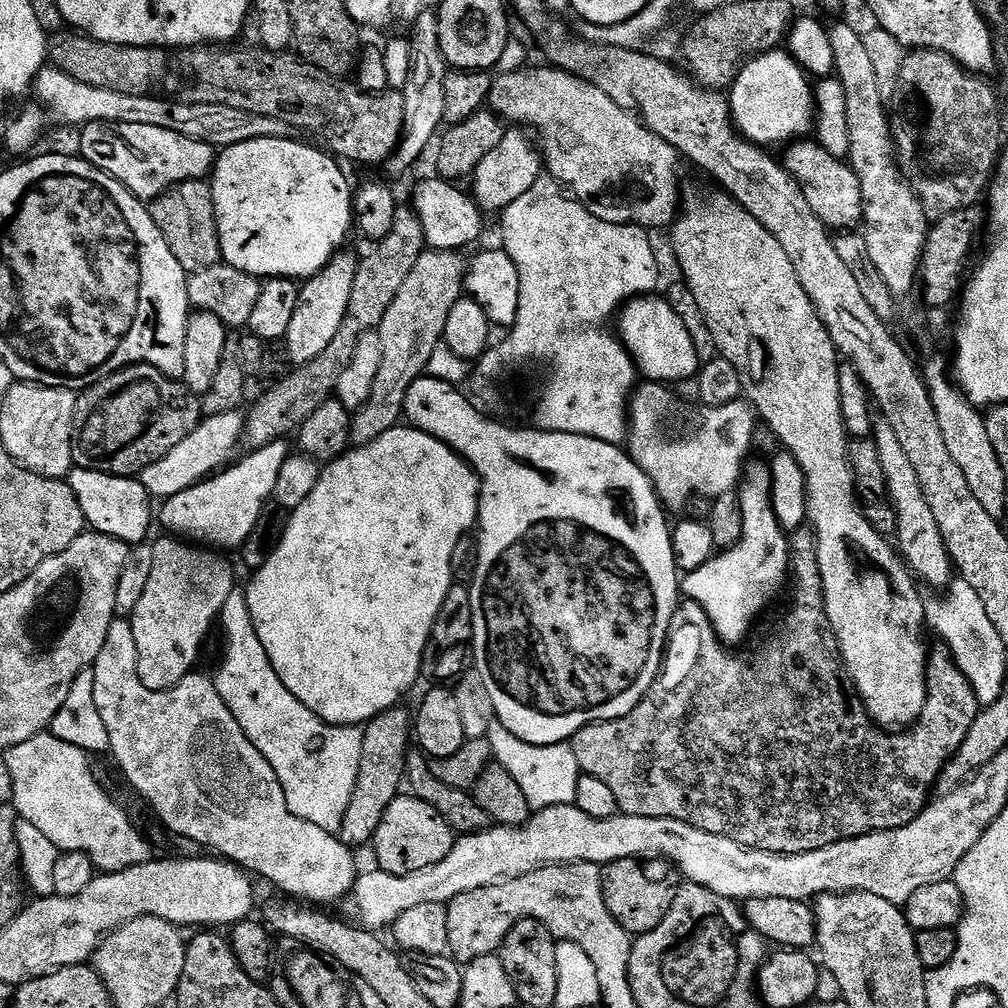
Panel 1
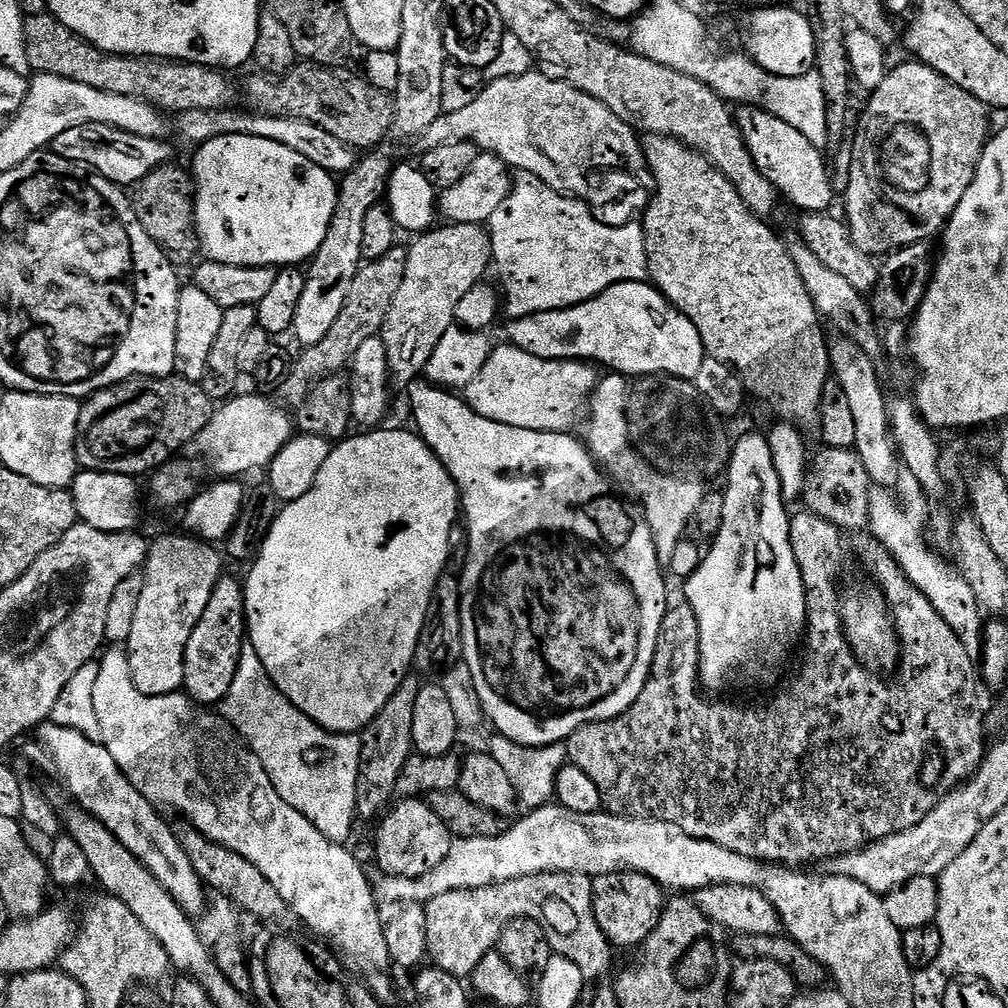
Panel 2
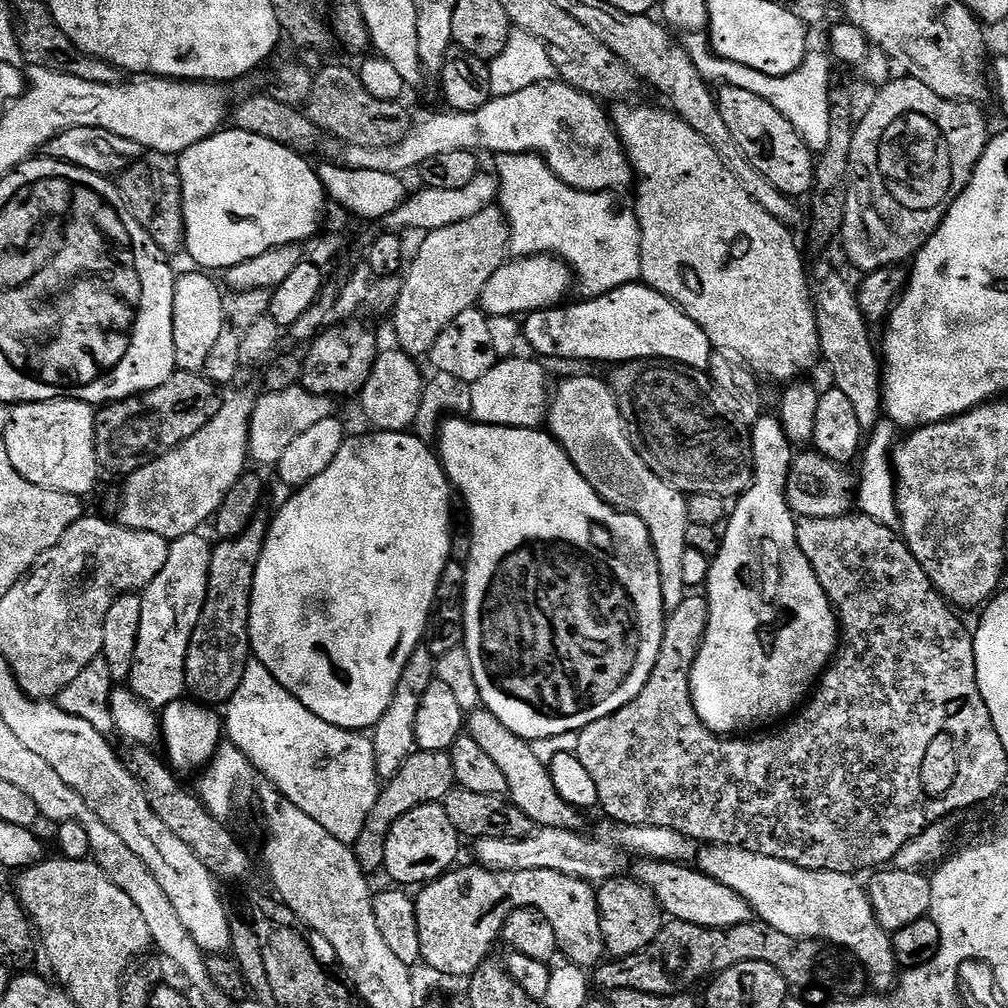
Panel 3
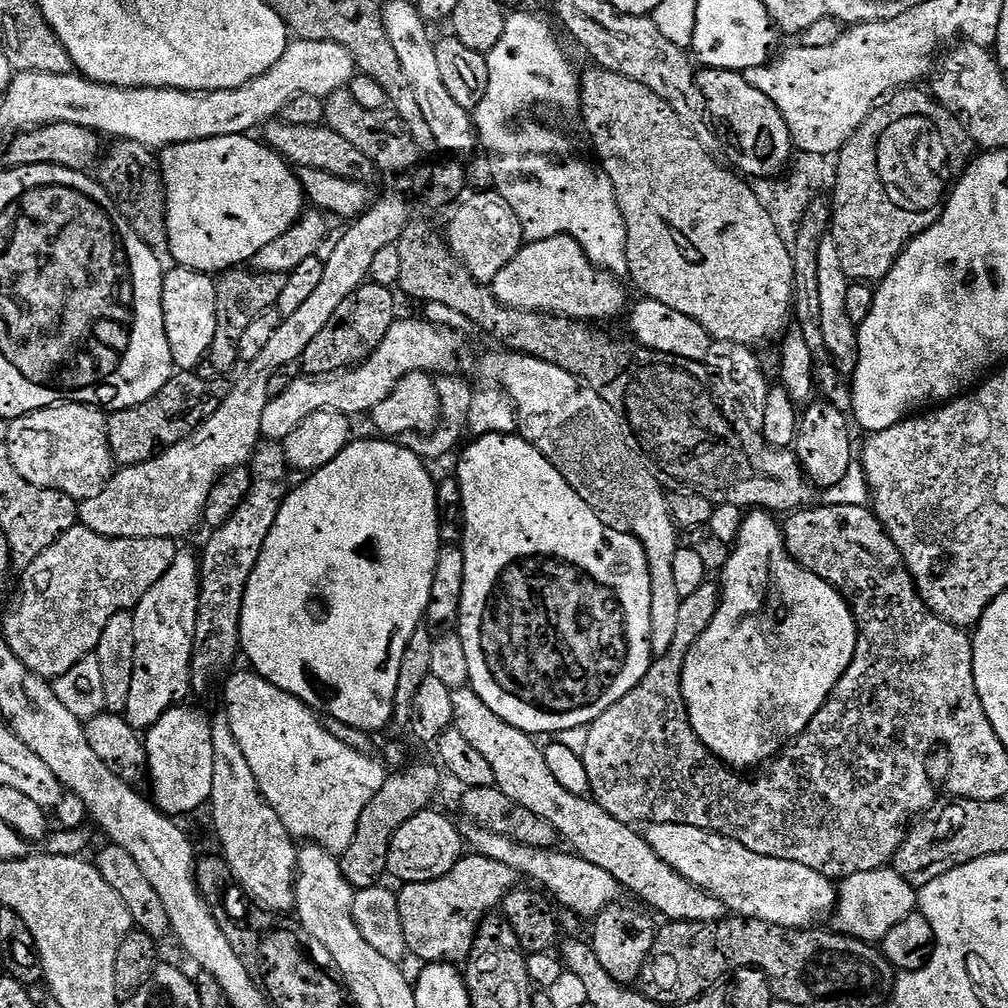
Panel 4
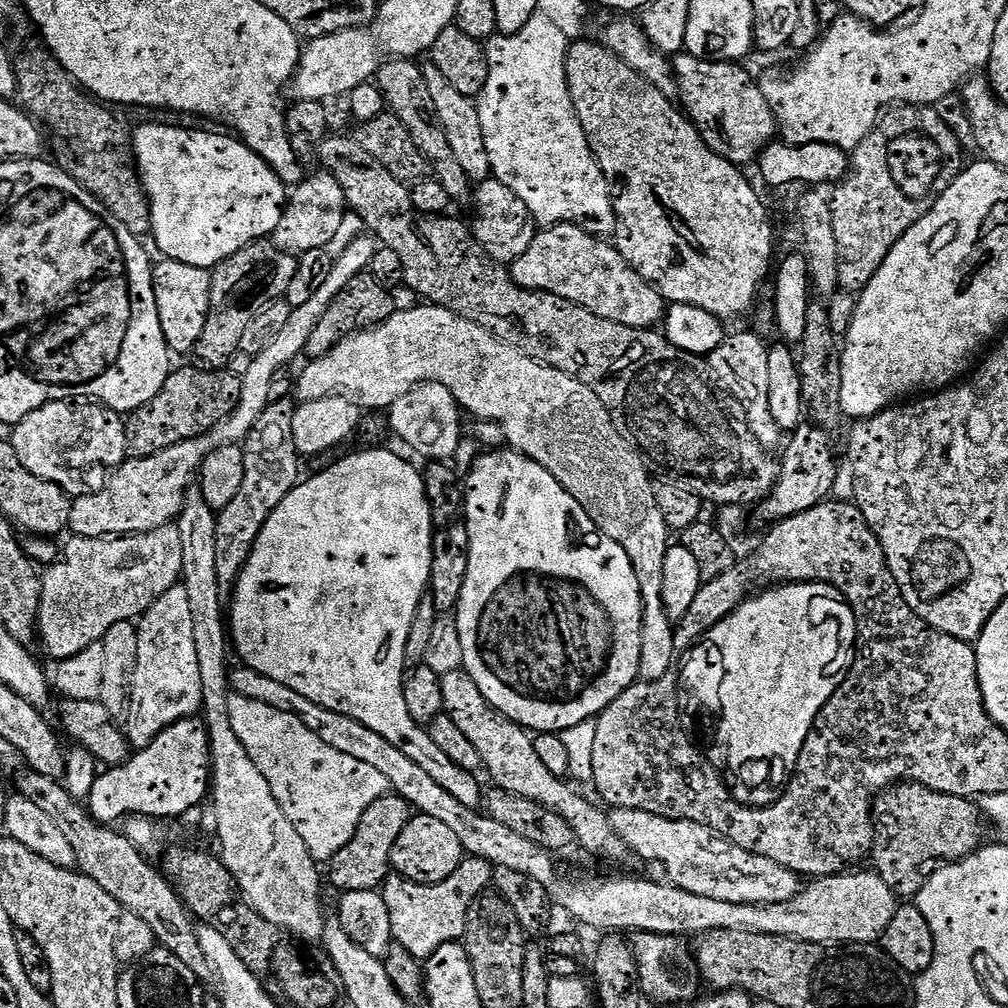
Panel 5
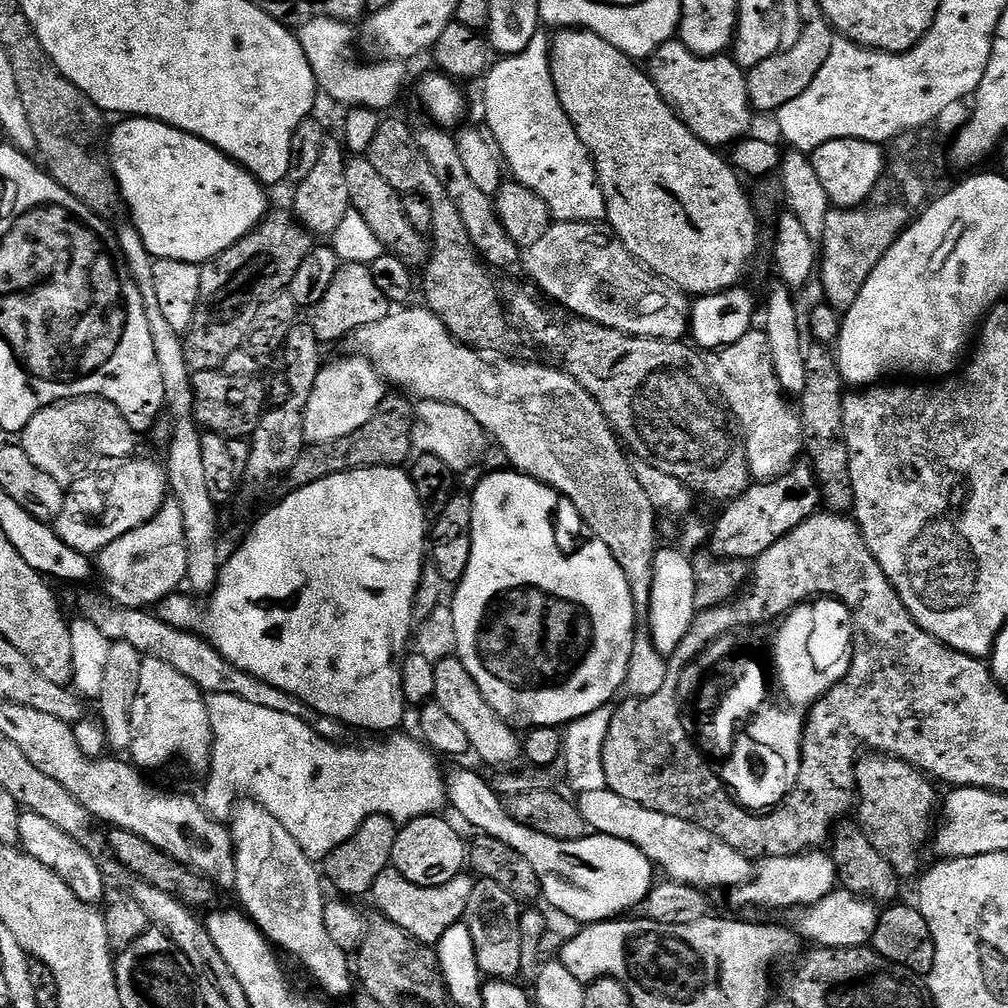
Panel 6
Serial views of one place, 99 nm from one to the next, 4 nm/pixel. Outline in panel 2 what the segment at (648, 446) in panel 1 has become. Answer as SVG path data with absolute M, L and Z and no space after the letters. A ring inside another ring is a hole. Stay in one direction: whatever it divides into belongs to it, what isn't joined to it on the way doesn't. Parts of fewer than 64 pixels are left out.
M619 374L608 376L606 380L601 379L597 383L589 400L588 419L590 418L590 422L584 442L601 471L603 473L605 471L624 493L640 501L644 508L643 517L656 543L656 553L660 555L661 561L668 562L671 561L680 541L685 539L684 527L695 517L696 510L706 494L706 488L700 485L703 483L692 478L672 479L662 475L644 463L632 443L630 424L626 419L629 385L625 377Z

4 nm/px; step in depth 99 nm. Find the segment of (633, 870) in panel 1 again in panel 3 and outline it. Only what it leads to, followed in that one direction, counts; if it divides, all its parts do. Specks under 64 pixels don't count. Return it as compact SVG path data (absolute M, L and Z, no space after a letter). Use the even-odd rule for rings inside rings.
M617 874L611 880L603 881L595 889L597 910L600 912L600 937L603 947L608 948L613 957L629 956L641 952L646 945L654 942L666 923L666 917L656 901L656 895L642 886L631 875Z

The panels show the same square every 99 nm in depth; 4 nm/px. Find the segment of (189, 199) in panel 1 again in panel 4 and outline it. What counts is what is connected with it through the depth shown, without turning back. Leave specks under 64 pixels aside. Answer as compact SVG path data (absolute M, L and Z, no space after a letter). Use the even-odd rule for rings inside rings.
M116 140L113 148L103 153L98 164L100 184L110 194L118 210L130 222L134 234L150 246L150 250L162 262L169 259L168 251L168 198L164 190L164 175L157 153L142 142Z

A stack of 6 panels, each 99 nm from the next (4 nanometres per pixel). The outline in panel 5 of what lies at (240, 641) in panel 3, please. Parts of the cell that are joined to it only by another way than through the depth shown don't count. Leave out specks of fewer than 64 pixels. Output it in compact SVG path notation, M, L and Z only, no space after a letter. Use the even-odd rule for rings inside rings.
M291 399L273 400L266 410L262 410L262 418L258 418L254 430L250 430L242 445L246 458L242 487L238 489L234 502L230 502L230 506L223 508L216 517L216 566L221 593L233 591L236 579L254 550L254 542L258 542L258 534L262 534L262 526L266 526L266 518L282 506L282 498L286 498L286 494L290 494L290 490L294 490L302 479L302 457L294 446L292 403Z

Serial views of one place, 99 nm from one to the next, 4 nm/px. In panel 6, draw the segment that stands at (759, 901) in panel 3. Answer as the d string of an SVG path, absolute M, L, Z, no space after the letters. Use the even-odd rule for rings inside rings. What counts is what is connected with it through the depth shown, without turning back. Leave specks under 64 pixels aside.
M608 787L579 794L578 807L593 833L622 838L622 842L638 846L638 850L642 850L642 854L646 854L646 858L659 871L661 868L668 875L665 877L669 881L688 884L691 888L701 890L732 890L748 883L754 875L754 866L749 857L726 846L726 842L722 842L714 834L682 818L646 810L646 806L638 806L638 802L626 802L626 798L618 798L618 794L614 794Z

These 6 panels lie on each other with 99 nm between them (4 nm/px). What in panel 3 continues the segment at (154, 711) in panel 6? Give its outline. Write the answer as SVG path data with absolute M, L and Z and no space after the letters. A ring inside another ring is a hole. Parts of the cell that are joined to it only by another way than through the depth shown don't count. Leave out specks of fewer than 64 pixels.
M204 534L183 536L171 541L162 570L148 583L140 596L142 614L138 622L138 642L132 663L130 691L153 710L161 710L185 695L186 650L194 626L202 614L213 545Z

